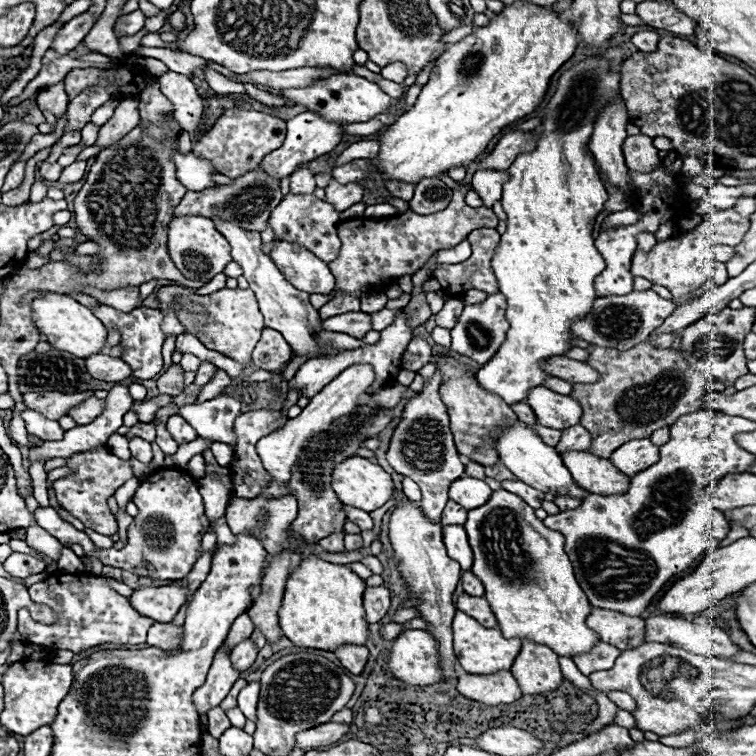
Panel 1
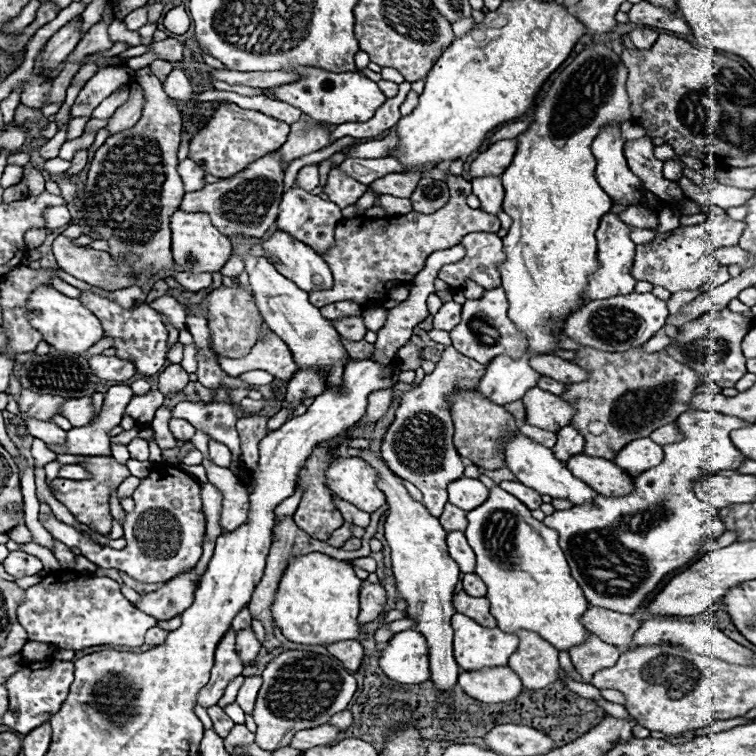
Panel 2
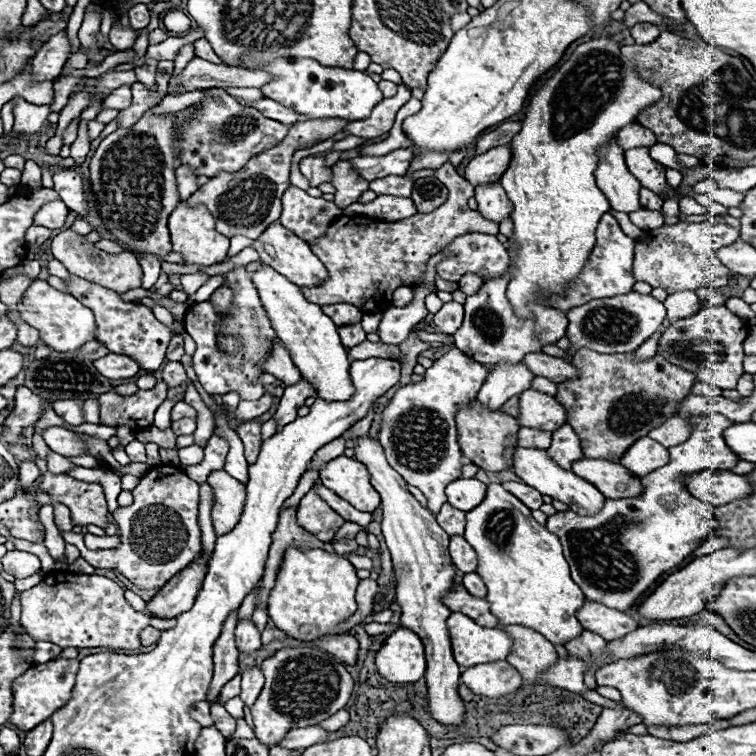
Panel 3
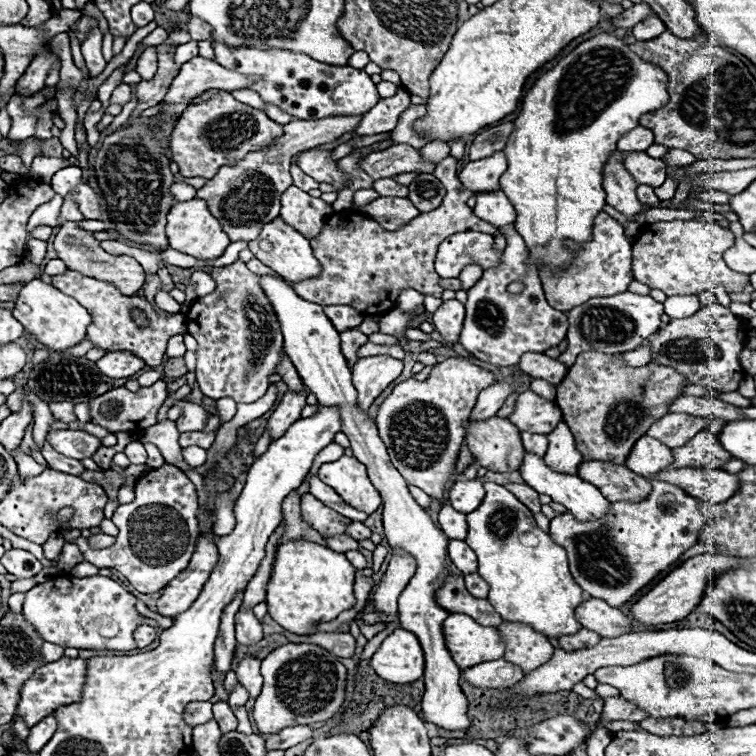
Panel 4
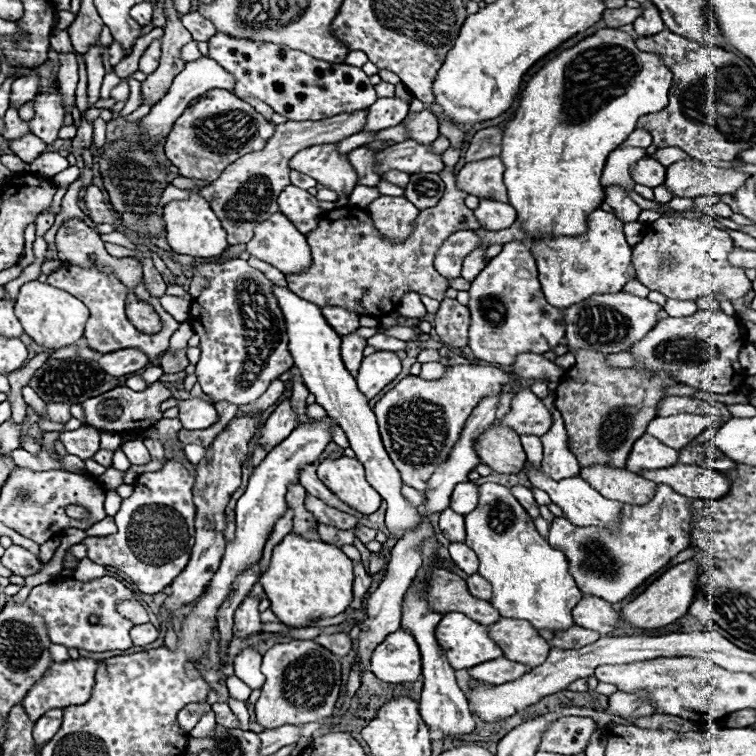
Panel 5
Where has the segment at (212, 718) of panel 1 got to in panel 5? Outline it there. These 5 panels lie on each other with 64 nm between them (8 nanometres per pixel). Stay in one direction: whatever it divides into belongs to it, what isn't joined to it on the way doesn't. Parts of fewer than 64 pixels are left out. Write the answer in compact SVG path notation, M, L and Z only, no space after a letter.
M218 702L212 704L212 710L216 712L216 722L226 726L226 728L240 728L240 720L236 718L236 714L228 708L226 702Z

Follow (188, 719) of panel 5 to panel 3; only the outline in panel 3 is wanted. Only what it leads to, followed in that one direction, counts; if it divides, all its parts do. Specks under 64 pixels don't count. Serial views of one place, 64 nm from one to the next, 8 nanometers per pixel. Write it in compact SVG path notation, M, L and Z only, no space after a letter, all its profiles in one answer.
M196 702L196 704L192 704L190 706L190 718L192 720L196 720L200 726L206 726L206 722L208 724L212 724L212 718L210 718L210 704L206 704L206 702Z

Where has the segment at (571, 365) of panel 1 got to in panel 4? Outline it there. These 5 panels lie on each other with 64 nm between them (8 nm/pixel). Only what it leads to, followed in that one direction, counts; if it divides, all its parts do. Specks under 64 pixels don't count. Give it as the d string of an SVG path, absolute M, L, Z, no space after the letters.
M532 352L522 354L522 358L516 366L526 376L542 378L542 380L548 380L550 384L558 384L568 372L568 368L564 364L560 364L558 360L552 360L546 354L532 354Z

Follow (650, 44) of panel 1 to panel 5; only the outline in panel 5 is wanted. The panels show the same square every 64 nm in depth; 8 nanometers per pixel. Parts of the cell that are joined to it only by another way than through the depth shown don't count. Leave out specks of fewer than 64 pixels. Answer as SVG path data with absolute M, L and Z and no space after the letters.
M650 2L644 4L642 14L634 22L634 30L638 36L654 36L664 30L664 24L660 20L660 12L654 4L650 4Z

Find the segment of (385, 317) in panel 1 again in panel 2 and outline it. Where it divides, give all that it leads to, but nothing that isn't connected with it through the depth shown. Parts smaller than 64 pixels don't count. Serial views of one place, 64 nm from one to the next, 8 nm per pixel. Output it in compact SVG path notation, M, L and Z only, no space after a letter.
M374 308L374 310L364 310L362 312L364 324L368 330L378 332L378 328L382 328L382 324L386 322L386 310L384 308Z

